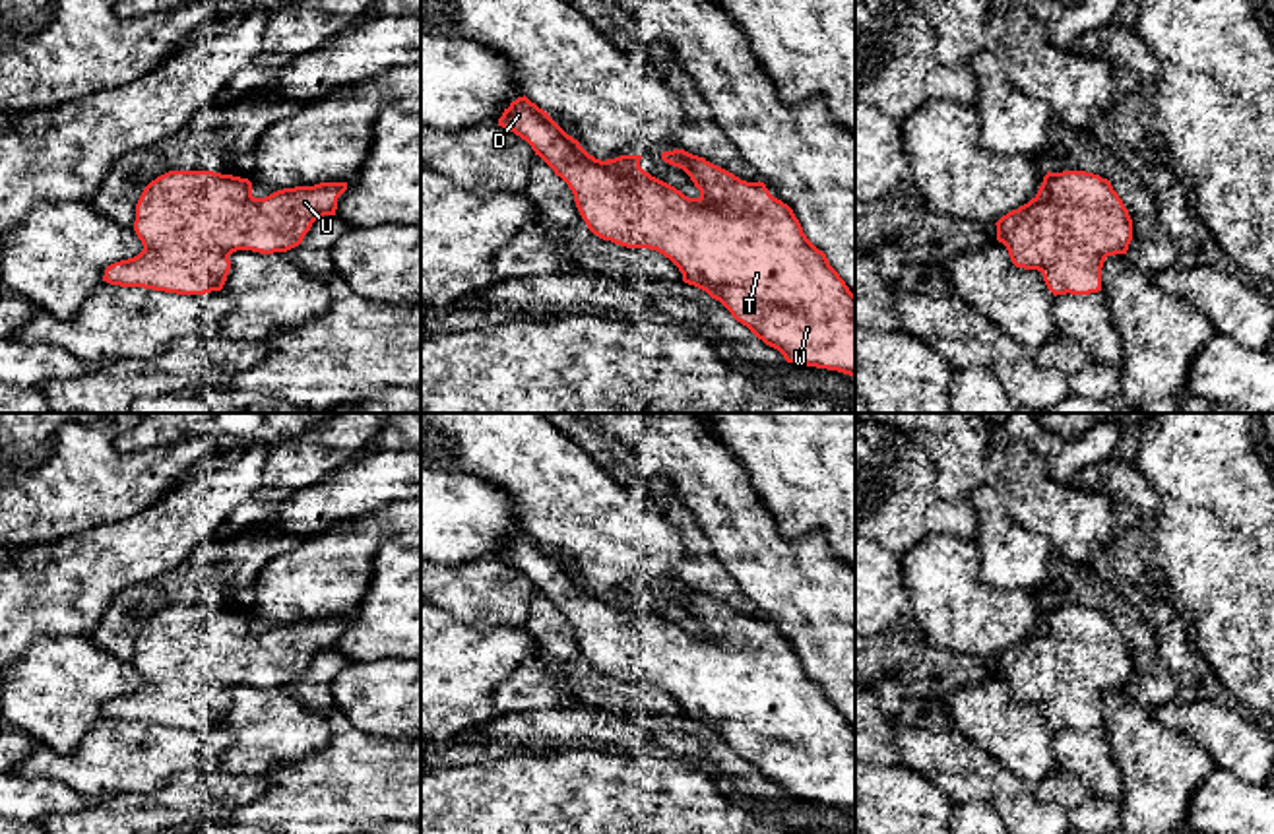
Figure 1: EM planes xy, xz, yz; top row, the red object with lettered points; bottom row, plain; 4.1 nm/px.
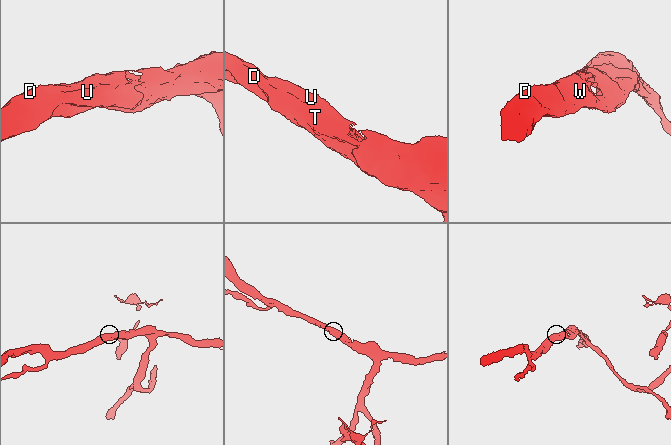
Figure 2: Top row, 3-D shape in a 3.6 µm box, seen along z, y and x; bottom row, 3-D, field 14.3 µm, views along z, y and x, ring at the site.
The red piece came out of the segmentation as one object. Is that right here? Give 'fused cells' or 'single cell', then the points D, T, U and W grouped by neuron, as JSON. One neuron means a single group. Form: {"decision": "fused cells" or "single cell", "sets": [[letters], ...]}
{"decision": "single cell", "sets": [["D", "T", "U", "W"]]}

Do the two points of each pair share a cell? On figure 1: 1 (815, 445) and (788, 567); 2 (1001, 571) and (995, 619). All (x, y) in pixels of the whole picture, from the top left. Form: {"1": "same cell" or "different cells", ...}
{"1": "different cells", "2": "different cells"}

